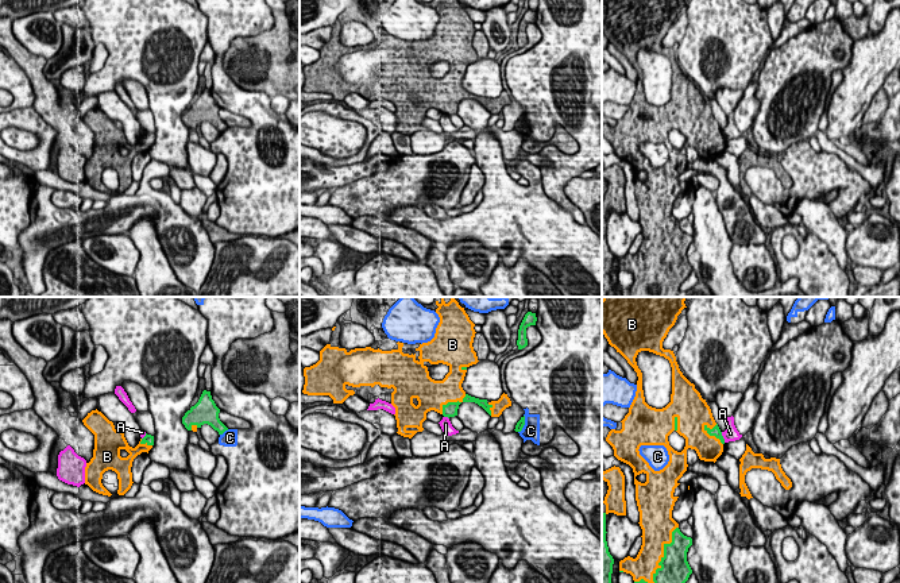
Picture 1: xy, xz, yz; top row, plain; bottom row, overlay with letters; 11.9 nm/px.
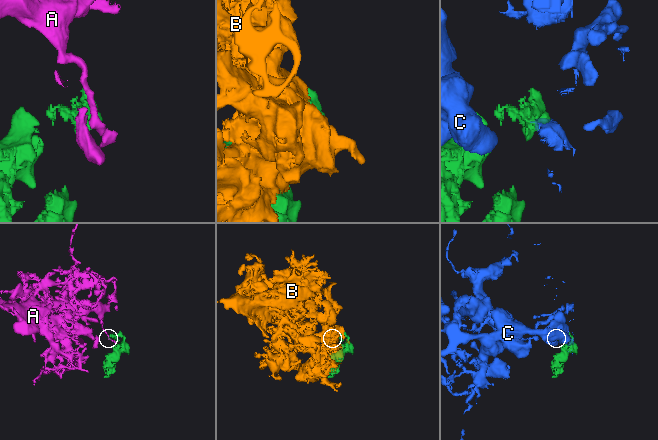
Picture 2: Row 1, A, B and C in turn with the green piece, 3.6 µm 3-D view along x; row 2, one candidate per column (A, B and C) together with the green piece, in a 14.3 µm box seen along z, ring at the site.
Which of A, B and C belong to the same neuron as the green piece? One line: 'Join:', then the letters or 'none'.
Join: B

